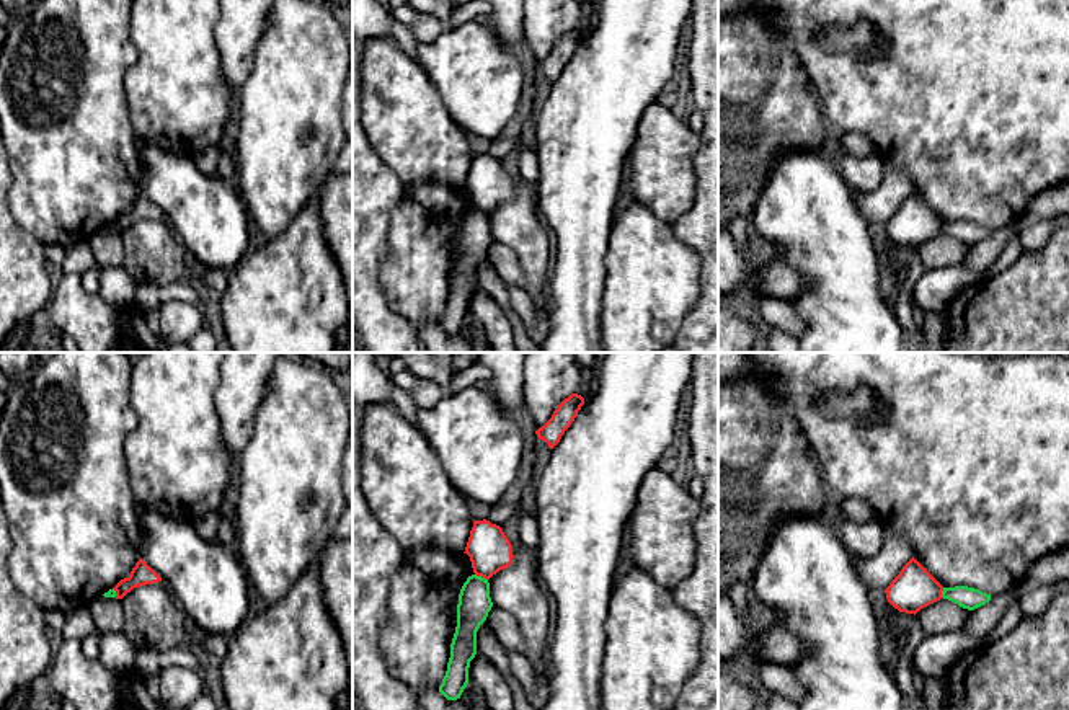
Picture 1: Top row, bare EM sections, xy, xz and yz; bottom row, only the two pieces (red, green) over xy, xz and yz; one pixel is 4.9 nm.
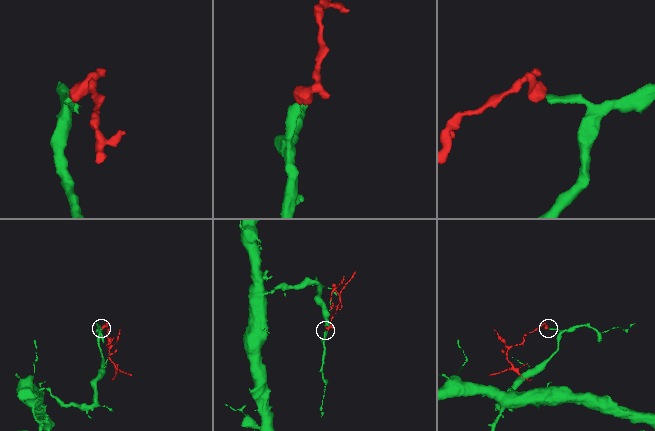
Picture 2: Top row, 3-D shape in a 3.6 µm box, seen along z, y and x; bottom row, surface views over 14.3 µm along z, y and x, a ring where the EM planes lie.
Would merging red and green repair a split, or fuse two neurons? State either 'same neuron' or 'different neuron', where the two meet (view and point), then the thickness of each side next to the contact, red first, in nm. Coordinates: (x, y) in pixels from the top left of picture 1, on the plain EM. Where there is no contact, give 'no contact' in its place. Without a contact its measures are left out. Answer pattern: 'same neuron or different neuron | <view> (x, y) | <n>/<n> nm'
different neuron | xz (482, 211) | 220/160 nm

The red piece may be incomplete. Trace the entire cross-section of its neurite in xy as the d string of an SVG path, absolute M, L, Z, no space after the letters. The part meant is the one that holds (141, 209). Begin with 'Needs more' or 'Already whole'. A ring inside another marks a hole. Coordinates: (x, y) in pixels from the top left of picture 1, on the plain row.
Already whole. M139 193L131 209L121 214L113 224L116 225L116 233L122 233L134 222L158 215L162 215L162 212L142 193Z

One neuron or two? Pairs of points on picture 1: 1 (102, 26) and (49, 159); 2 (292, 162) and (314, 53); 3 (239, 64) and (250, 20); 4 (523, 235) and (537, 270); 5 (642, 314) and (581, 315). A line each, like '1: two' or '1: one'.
1: one
2: one
3: one
4: one
5: two

